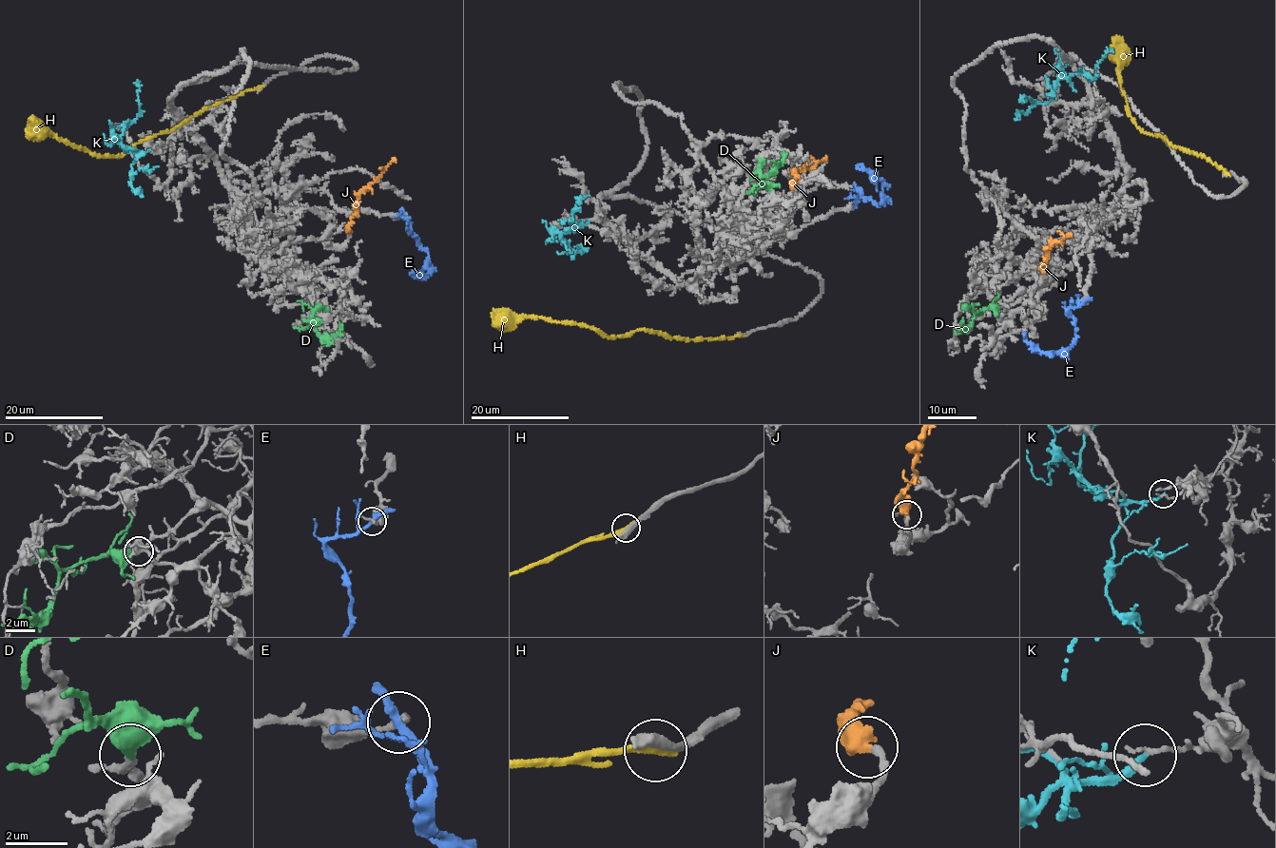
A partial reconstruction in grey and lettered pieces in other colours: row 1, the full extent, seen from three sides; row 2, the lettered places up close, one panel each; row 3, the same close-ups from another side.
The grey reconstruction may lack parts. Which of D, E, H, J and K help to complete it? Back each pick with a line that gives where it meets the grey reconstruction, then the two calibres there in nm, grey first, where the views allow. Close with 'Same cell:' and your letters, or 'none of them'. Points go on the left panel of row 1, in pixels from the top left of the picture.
D: meets grey at (317, 303); 240 nm thick on the grey side, 550 nm on the other
Same cell: D

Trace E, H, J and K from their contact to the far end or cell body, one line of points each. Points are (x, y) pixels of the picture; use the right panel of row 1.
E: (1082, 302), (1067, 309), (1075, 334), (1067, 348), (1045, 353), (1034, 349), (1025, 339), (1024, 334), (1024, 337)
H: (1227, 174), (1205, 155), (1169, 144), (1161, 135), (1142, 130), (1134, 122), (1122, 91), (1114, 49), (1119, 35)
J: (1045, 272), (1043, 264), (1050, 242), (1062, 241), (1067, 236)
K: (1053, 96), (1053, 86), (1058, 77), (1068, 78), (1077, 73), (1094, 77), (1095, 67), (1107, 50), (1111, 51)

